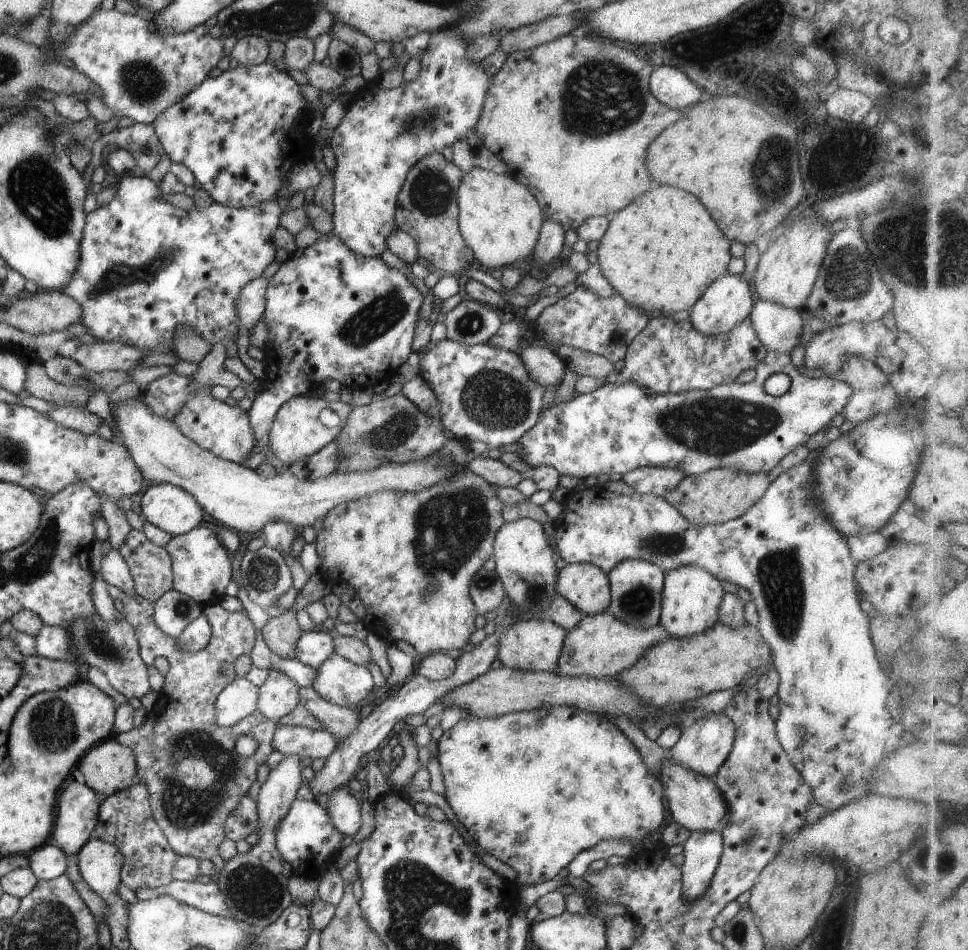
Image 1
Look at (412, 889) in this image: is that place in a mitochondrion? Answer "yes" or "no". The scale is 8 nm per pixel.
yes

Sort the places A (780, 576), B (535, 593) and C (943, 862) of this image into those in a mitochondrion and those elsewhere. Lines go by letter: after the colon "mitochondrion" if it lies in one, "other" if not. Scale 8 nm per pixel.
A: mitochondrion
B: mitochondrion
C: mitochondrion

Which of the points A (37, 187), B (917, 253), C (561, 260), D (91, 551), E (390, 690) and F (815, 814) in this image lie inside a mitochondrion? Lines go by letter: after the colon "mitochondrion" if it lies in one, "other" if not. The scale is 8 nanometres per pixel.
A: mitochondrion
B: mitochondrion
C: other
D: other
E: other
F: other

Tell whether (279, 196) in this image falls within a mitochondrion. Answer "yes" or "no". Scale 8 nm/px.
no

